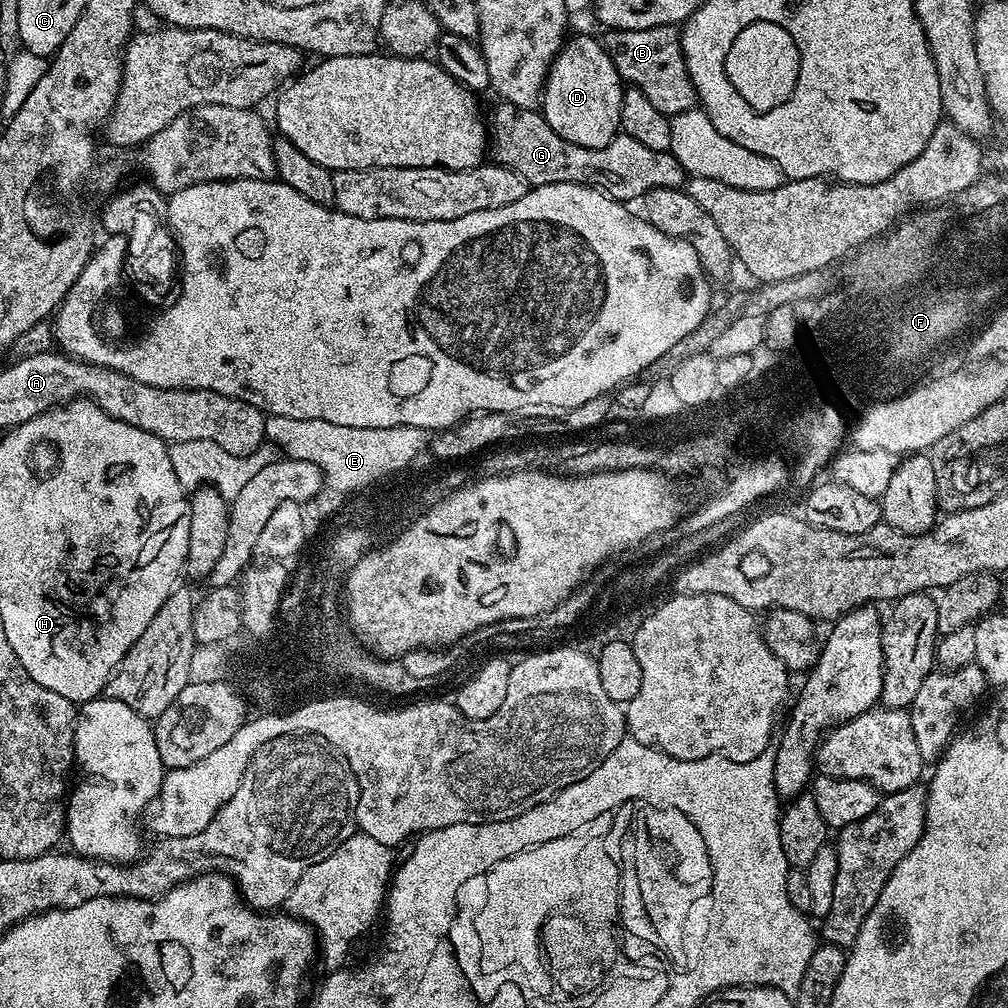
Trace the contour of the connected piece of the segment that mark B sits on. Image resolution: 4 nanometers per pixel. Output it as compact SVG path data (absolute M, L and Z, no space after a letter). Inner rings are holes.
M675 24L658 26L650 30L615 30L607 33L606 47L612 55L621 81L633 88L640 88L646 98L662 115L669 118L689 112L697 107L696 87L686 70L684 51L680 45L681 29Z

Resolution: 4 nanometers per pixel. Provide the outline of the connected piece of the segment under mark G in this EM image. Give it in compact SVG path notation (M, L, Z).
M497 103L492 112L492 120L487 121L486 127L490 133L490 156L497 164L514 170L529 186L550 186L551 184L586 184L590 188L598 188L608 193L613 200L621 202L639 201L650 190L655 188L683 189L686 184L684 167L674 158L670 151L659 152L650 150L650 146L642 146L623 134L618 134L604 148L587 148L574 142L566 142L545 121L536 108L519 108L513 104Z

